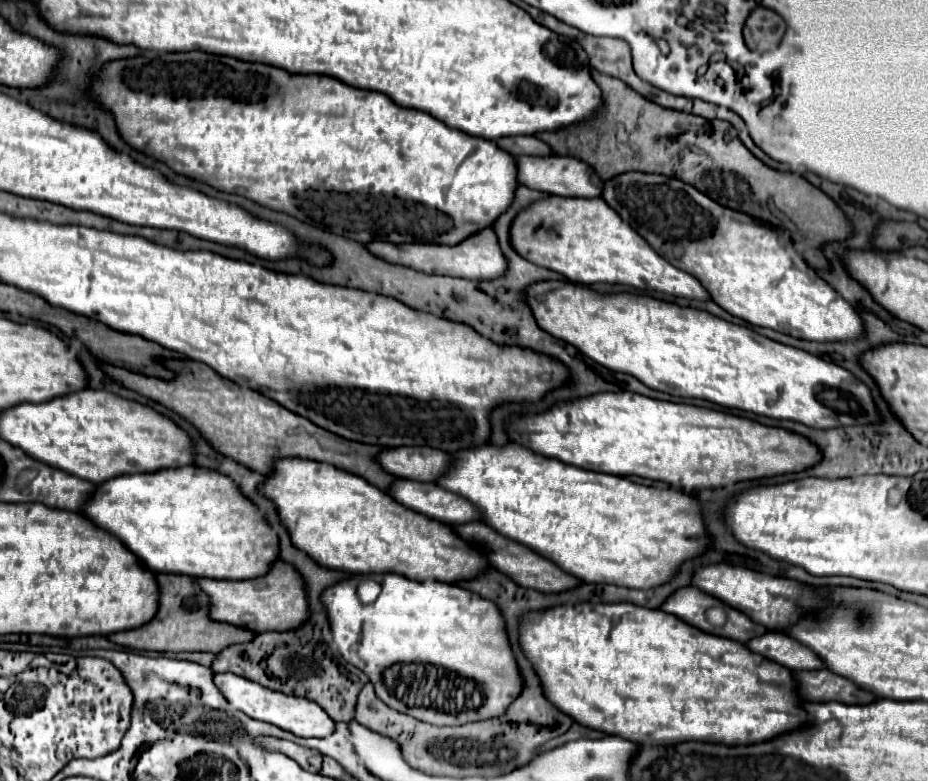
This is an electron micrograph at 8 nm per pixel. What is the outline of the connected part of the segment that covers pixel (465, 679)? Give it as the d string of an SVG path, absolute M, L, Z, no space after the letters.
M375 574L375 580L381 584L381 594L371 604L359 600L357 580L339 582L327 588L321 598L327 606L333 642L339 654L369 676L377 696L389 708L437 726L461 726L503 716L511 700L523 690L523 676L517 668L497 604L461 586L435 580L415 582L399 574Z

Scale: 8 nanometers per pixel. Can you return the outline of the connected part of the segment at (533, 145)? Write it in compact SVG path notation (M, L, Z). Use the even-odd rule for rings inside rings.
M505 136L501 140L495 140L495 144L513 156L519 156L519 154L549 156L551 154L549 146L535 136Z

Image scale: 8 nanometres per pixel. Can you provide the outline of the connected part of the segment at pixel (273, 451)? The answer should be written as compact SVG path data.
M169 360L167 368L177 372L177 378L173 382L149 378L143 374L133 374L129 370L115 368L115 366L105 366L105 372L111 374L117 382L121 382L125 388L141 392L143 396L153 398L167 408L173 408L177 414L193 422L221 454L233 458L235 462L259 474L271 474L273 464L279 458L299 456L307 460L327 462L333 464L335 468L353 472L383 492L389 492L393 482L397 480L397 476L387 474L377 462L379 452L385 450L383 446L369 446L369 444L343 440L333 432L317 428L307 418L301 418L299 414L283 408L275 400L219 376L217 372L213 372L213 368L205 364L191 362L191 360L185 362Z

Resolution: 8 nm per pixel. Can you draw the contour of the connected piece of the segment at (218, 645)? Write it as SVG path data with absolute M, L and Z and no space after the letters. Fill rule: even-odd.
M157 574L157 582L161 588L157 616L141 628L107 636L111 642L133 648L133 650L145 650L145 652L153 650L153 652L213 652L213 654L219 654L223 648L231 644L243 644L243 642L255 640L257 634L247 628L211 620L209 596L199 588L199 584L195 584L195 578L181 576L181 574Z

